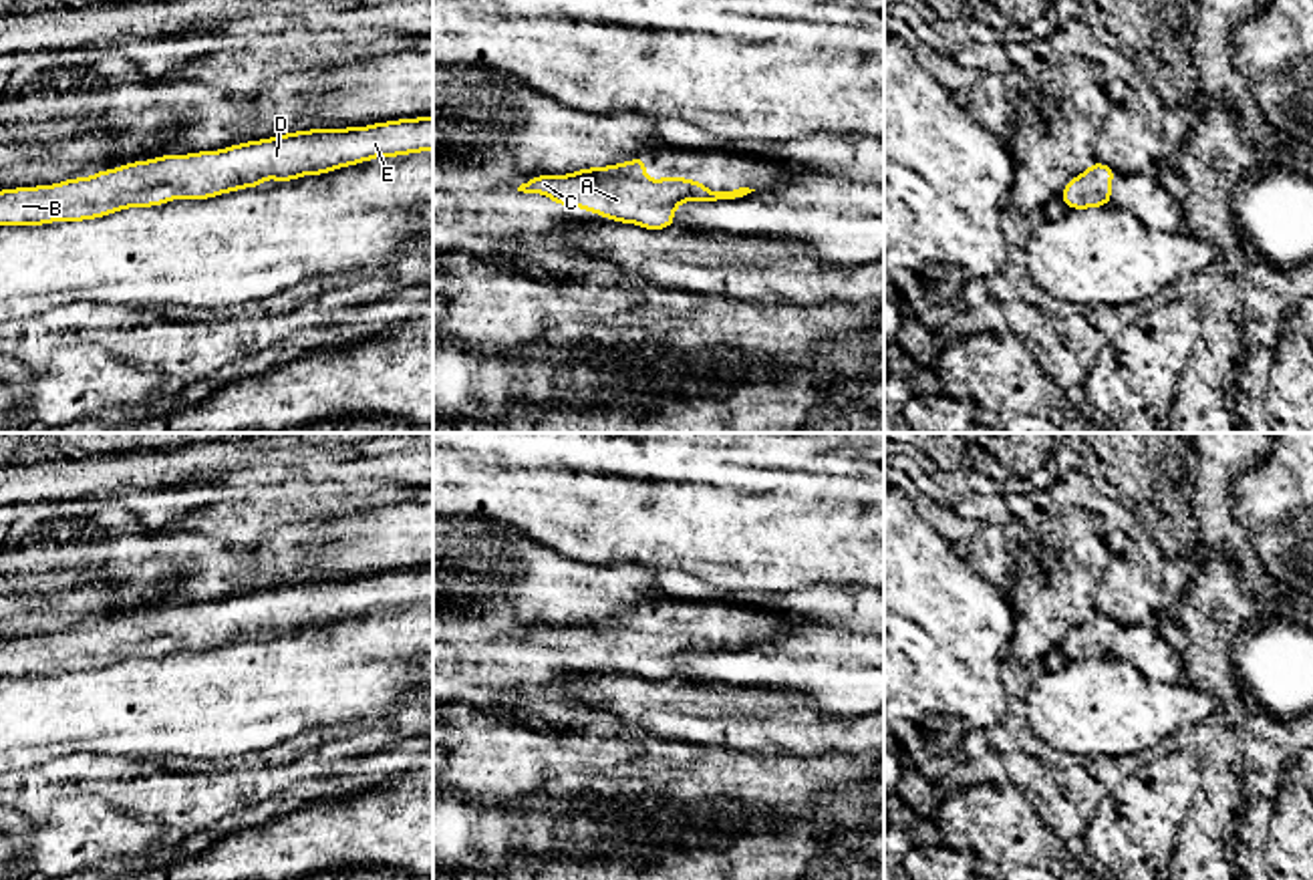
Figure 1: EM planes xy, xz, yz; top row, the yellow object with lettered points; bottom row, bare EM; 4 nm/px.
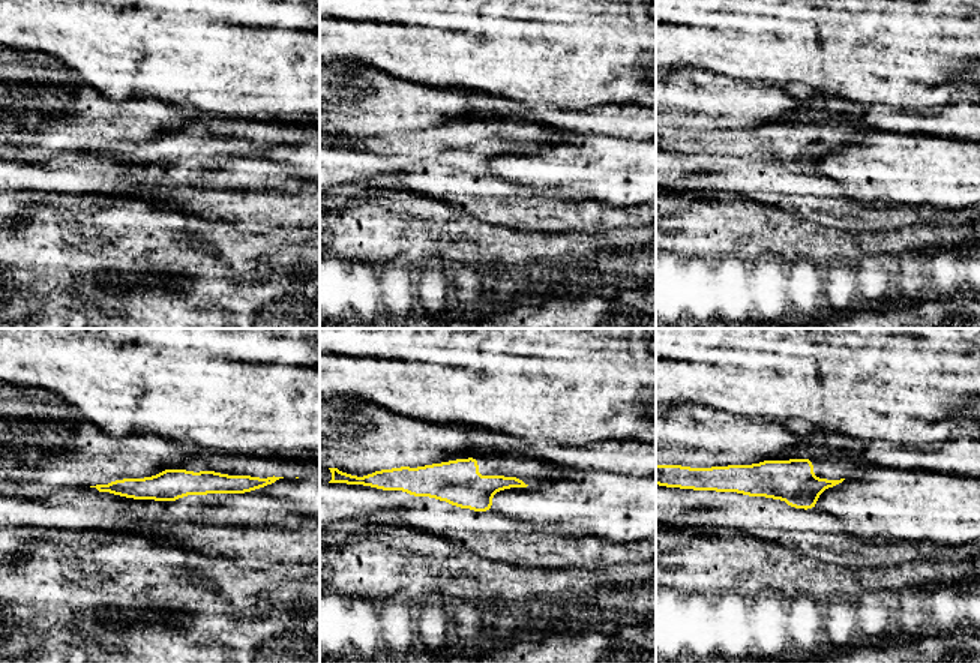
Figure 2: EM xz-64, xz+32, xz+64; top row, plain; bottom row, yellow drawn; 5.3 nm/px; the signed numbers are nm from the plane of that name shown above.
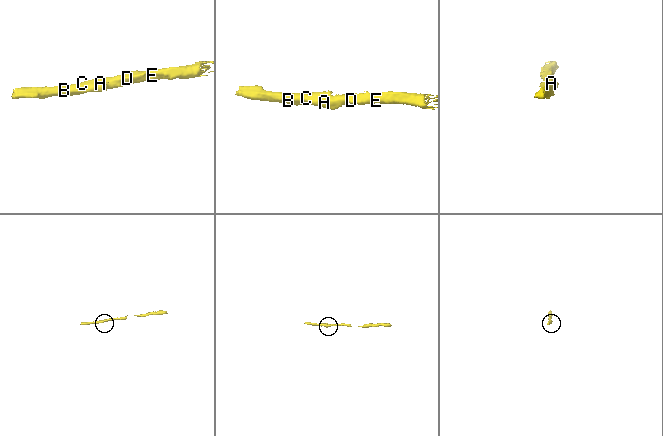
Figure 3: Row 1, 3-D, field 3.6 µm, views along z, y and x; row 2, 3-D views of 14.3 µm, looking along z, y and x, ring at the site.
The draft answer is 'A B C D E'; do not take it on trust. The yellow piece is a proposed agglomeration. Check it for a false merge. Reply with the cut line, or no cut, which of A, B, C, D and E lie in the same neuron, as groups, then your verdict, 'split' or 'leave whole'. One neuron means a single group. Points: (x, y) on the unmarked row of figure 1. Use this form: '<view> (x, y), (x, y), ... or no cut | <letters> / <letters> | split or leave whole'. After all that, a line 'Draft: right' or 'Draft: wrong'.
no cut | A B C D E | leave whole
Draft: right

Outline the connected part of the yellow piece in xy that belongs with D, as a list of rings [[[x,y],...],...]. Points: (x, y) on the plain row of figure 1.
[[[433,566],[292,582],[217,602],[159,606],[52,636],[0,640],[0,677],[99,671],[127,658],[155,658],[177,648],[199,652],[262,638],[264,630],[286,634],[421,602],[433,604]]]

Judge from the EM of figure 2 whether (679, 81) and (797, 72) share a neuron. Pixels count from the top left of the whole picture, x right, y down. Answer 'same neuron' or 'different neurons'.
different neurons

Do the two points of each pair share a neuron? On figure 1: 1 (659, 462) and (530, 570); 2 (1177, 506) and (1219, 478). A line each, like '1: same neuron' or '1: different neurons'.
1: different neurons
2: different neurons

